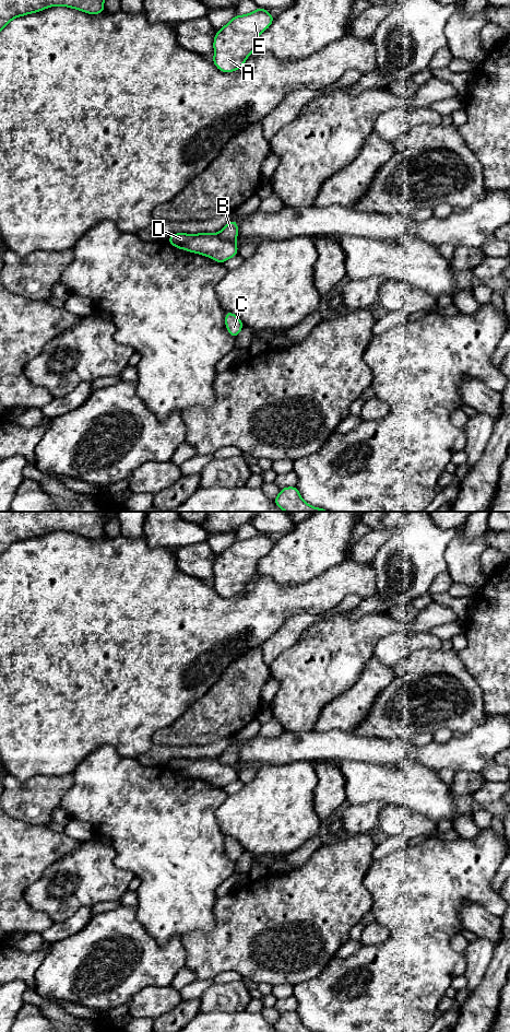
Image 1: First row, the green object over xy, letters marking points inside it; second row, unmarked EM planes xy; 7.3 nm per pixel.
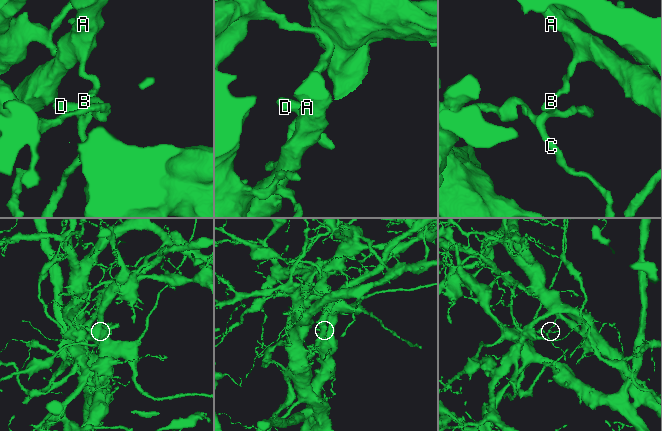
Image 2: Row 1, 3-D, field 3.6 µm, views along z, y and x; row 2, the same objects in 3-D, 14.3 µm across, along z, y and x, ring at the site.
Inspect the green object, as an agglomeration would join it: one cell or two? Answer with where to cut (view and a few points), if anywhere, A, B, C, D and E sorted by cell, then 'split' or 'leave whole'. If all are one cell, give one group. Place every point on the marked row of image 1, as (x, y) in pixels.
cut in xy along (216, 234), (222, 238), (234, 241); A B E / C D; split

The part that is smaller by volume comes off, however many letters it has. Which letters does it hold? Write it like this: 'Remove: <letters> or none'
Remove: A, B, E

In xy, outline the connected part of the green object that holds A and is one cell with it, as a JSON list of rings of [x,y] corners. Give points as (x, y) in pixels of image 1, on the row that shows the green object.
[[[257,8],[253,12],[235,15],[214,34],[213,63],[229,73],[244,67],[246,59],[257,49],[258,37],[274,21],[269,10]]]

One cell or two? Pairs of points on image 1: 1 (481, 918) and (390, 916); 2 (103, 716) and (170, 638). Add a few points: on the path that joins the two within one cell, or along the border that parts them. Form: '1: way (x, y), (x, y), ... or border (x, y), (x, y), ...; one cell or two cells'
1: border (481, 904), (466, 903), (461, 909), (462, 928); two cells
2: way (113, 696), (151, 658); one cell

